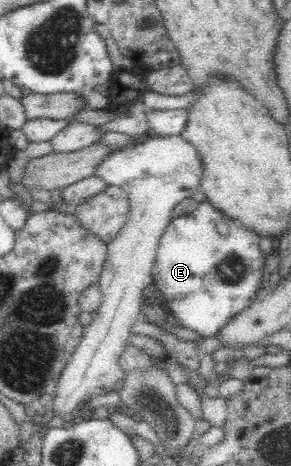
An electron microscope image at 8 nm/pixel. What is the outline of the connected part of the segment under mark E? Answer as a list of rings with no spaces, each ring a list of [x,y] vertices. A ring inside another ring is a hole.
[[[209,201],[200,202],[191,214],[175,218],[168,224],[159,241],[152,266],[152,280],[162,294],[165,307],[169,307],[169,313],[181,323],[181,327],[195,331],[202,338],[215,337],[221,327],[247,308],[249,301],[261,288],[263,264],[266,261],[259,249],[259,241],[259,235],[253,229],[243,227],[235,219],[225,216]]]

